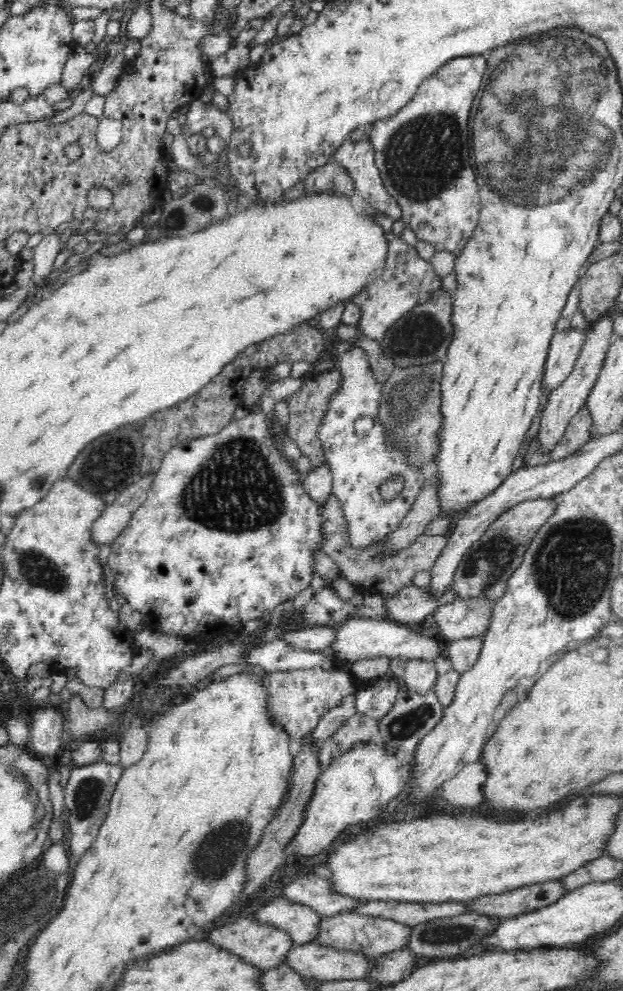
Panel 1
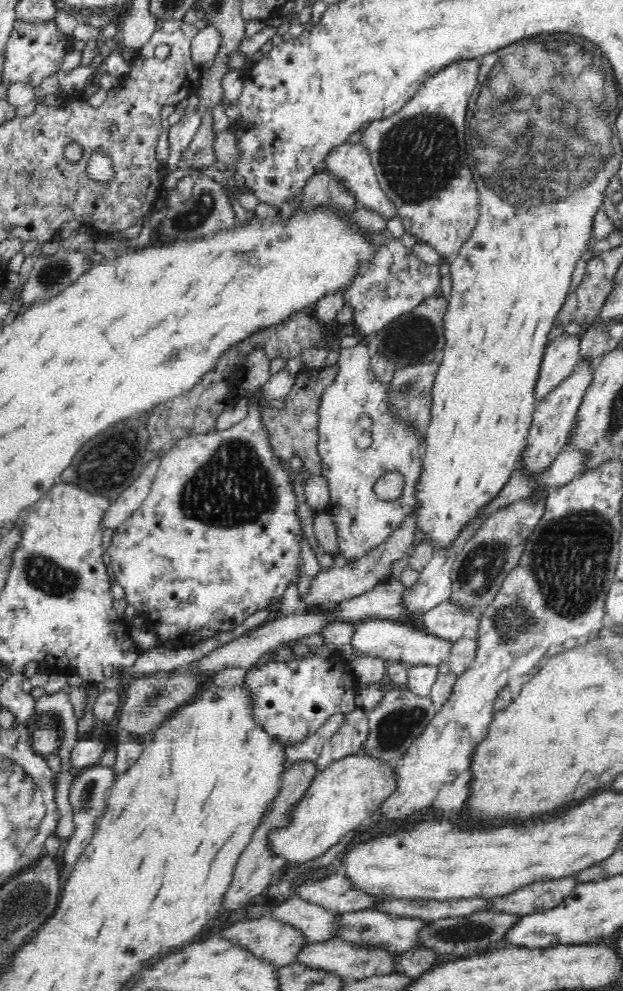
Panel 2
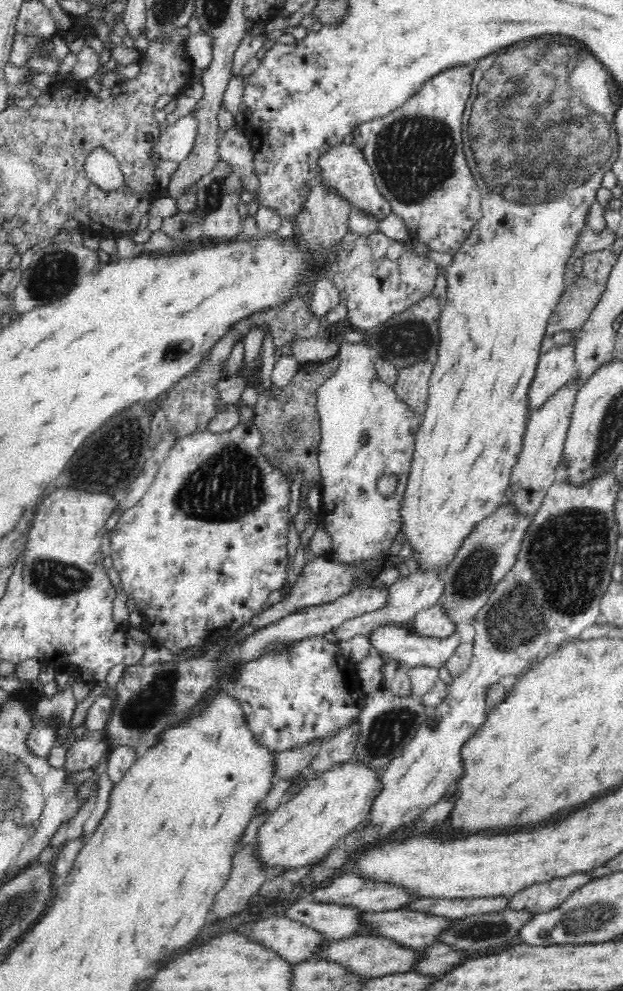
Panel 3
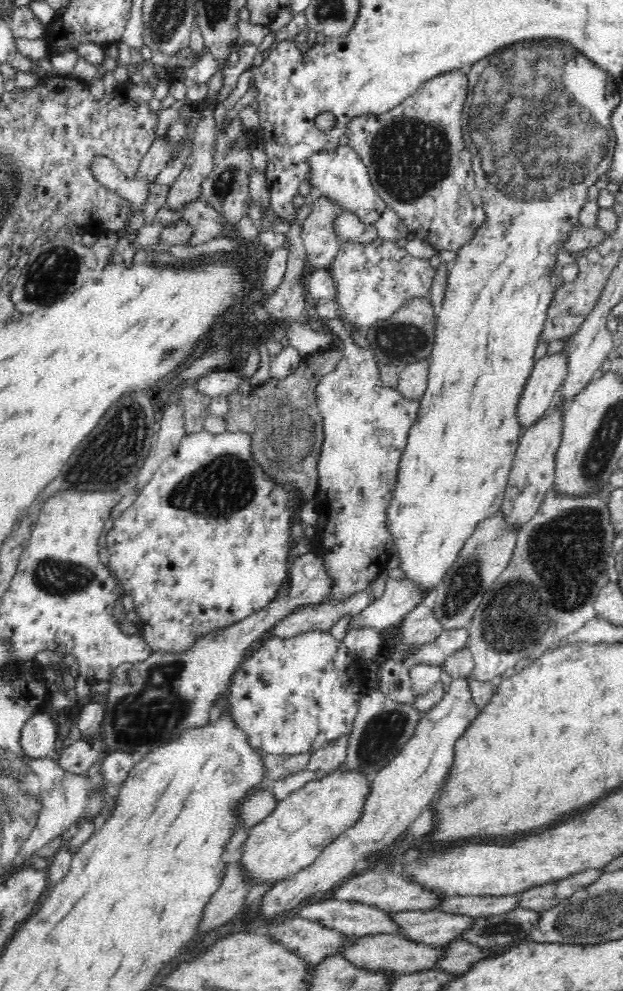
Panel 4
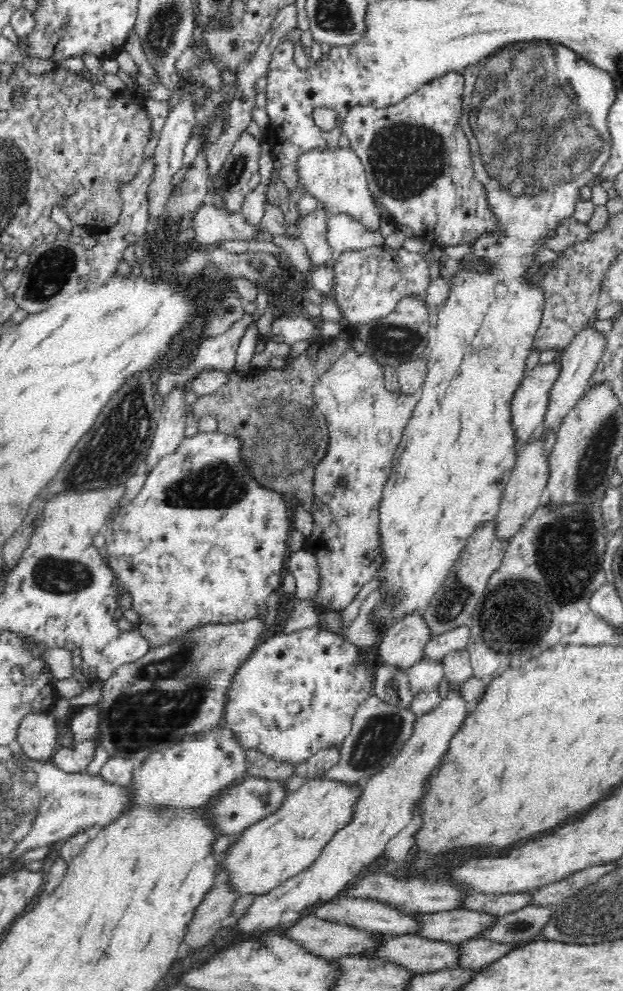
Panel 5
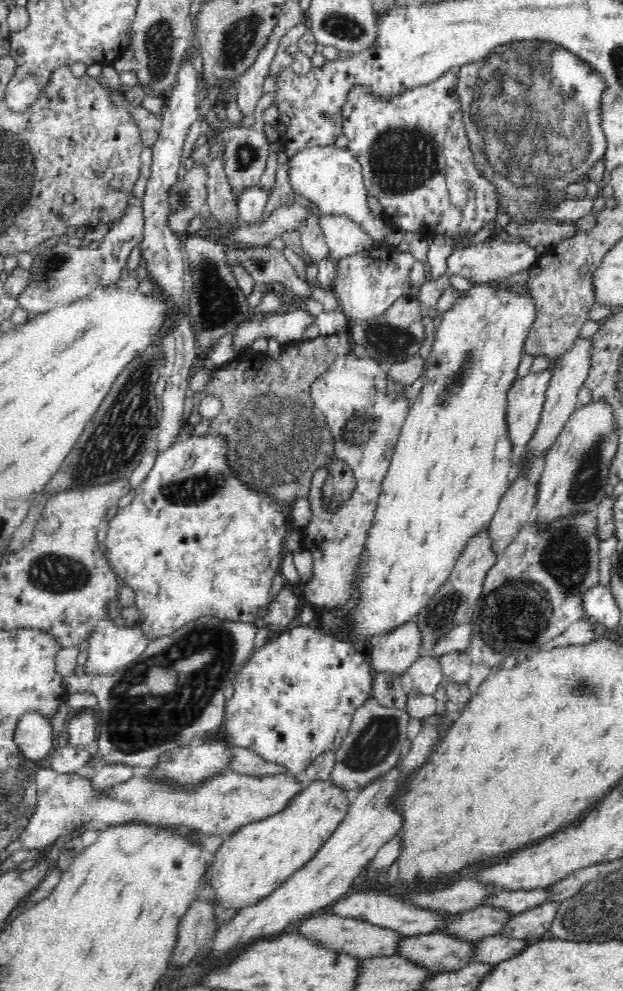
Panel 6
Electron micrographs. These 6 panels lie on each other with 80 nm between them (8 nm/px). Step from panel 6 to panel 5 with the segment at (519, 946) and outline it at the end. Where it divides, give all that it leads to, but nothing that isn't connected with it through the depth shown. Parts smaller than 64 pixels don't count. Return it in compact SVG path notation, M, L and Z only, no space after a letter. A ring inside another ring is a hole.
M482 937L462 942L460 943L461 967L473 967L475 970L480 970L507 956L518 946L517 943L500 943Z

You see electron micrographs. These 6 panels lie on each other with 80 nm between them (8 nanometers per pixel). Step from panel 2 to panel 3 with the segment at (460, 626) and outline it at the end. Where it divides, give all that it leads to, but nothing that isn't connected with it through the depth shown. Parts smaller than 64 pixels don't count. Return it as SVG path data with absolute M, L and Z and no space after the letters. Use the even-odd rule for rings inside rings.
M436 604L416 612L407 630L420 638L442 638L456 631L456 625L446 618L440 605Z

